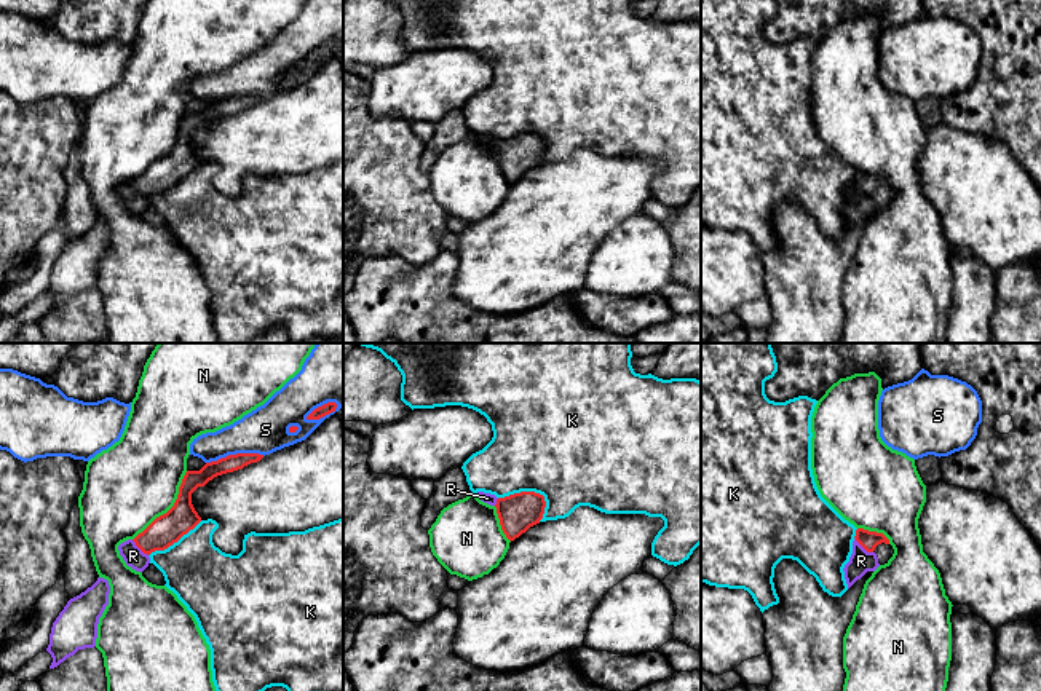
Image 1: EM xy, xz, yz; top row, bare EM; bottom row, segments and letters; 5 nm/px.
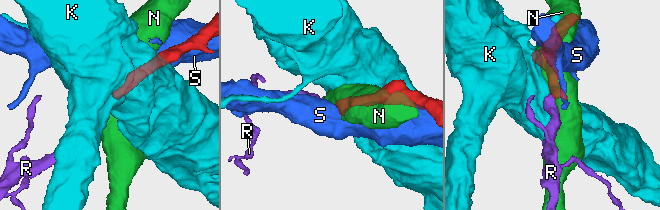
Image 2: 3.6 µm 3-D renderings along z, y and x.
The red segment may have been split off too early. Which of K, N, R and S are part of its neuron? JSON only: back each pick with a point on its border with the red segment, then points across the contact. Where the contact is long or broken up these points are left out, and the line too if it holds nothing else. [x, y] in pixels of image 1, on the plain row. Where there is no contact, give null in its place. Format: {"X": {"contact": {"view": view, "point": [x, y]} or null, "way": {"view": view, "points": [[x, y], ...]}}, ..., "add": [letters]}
{"R": {"contact": {"view": "yz", "point": [862, 189]}, "way": {"view": "yz", "points": [[869, 182], [862, 189], [861, 203]]}}, "add": ["R"]}

